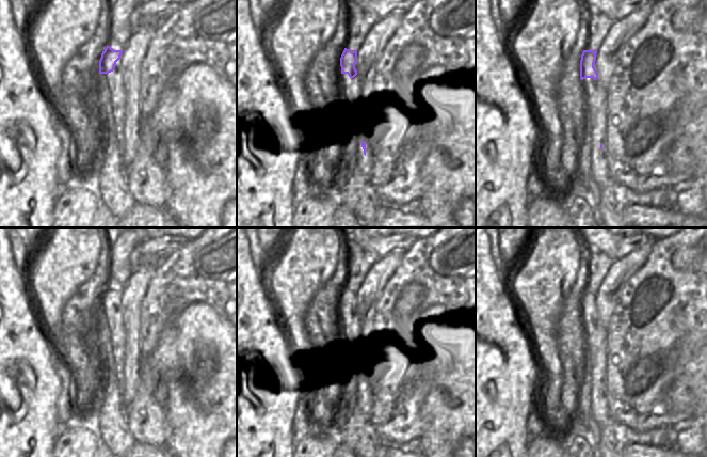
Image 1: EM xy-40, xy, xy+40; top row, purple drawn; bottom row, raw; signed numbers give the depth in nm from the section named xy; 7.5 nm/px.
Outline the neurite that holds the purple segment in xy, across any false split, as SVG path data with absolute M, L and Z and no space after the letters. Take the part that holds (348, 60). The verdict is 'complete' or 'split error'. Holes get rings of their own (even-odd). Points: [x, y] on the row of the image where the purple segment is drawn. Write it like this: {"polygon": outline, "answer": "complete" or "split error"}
{"polygon": "M344 48L340 58L341 74L348 74L350 78L354 78L357 75L355 68L356 61L357 50L351 51Z", "answer": "complete"}

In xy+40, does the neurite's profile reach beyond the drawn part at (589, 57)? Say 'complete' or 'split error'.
complete

